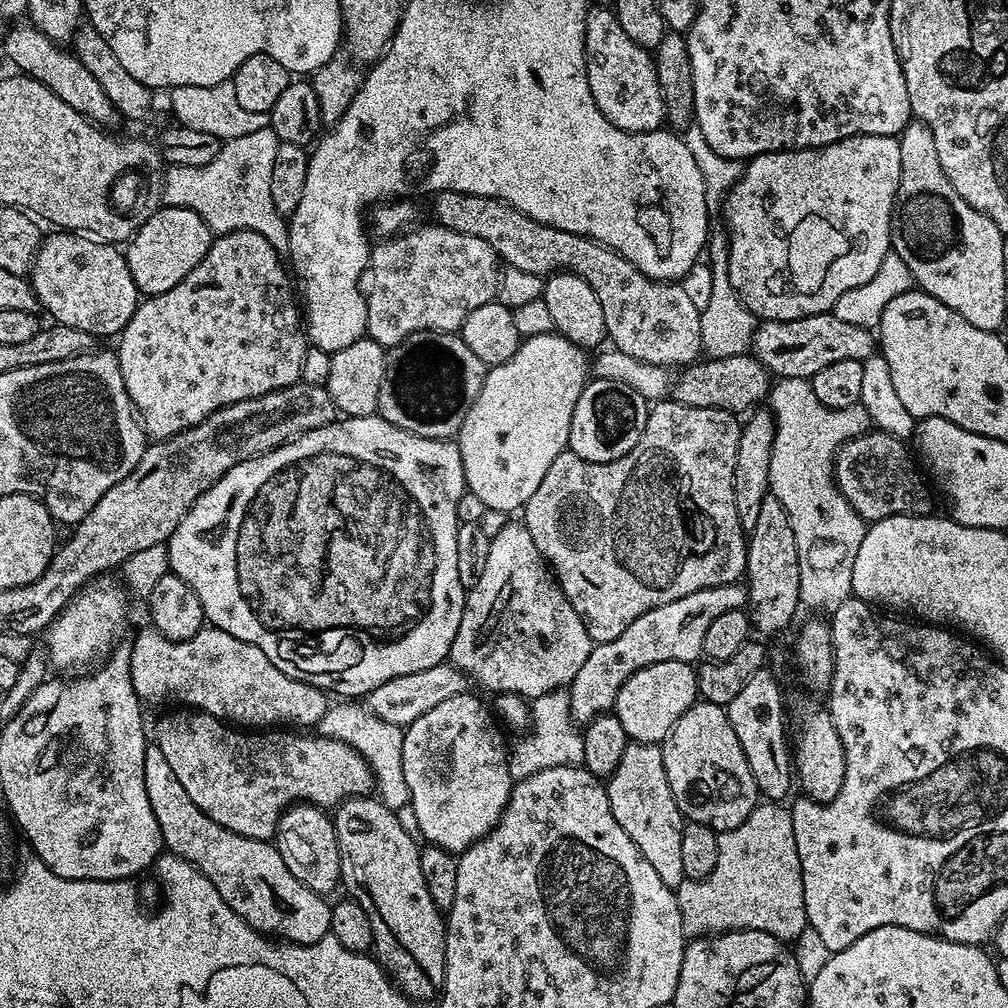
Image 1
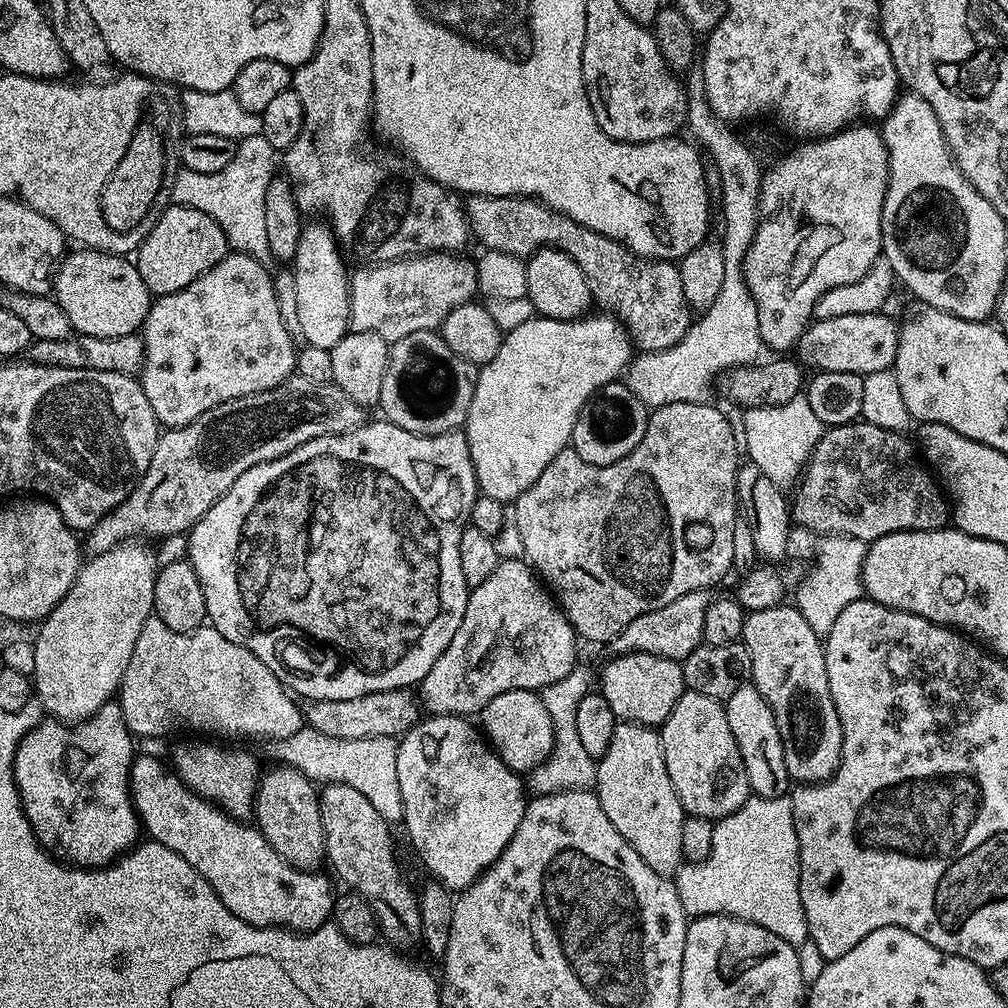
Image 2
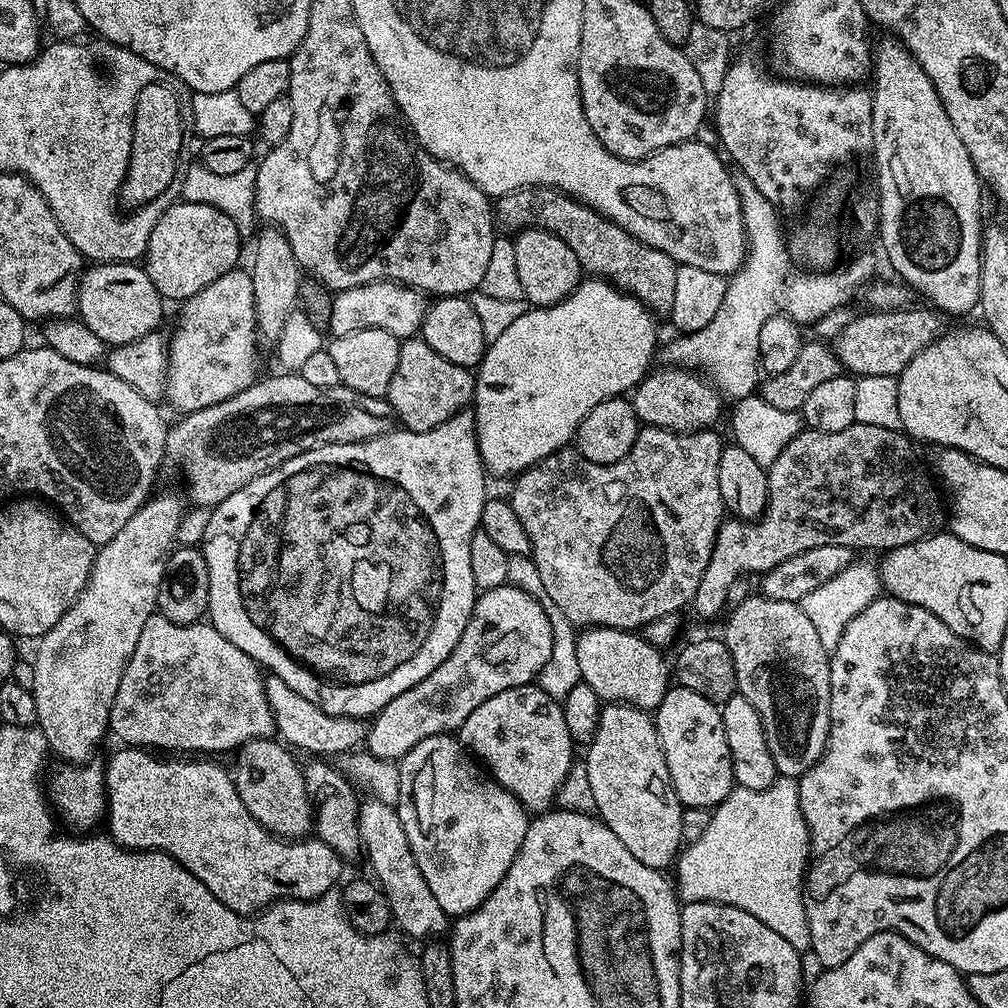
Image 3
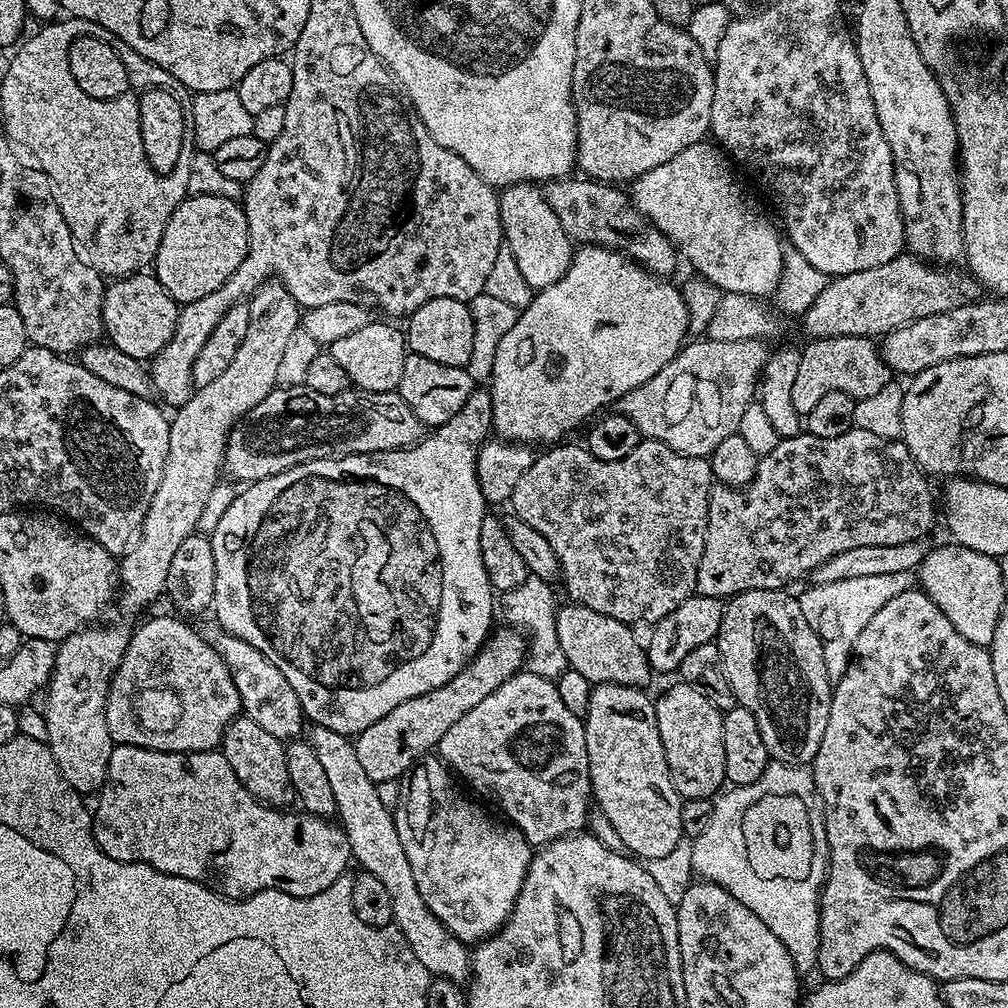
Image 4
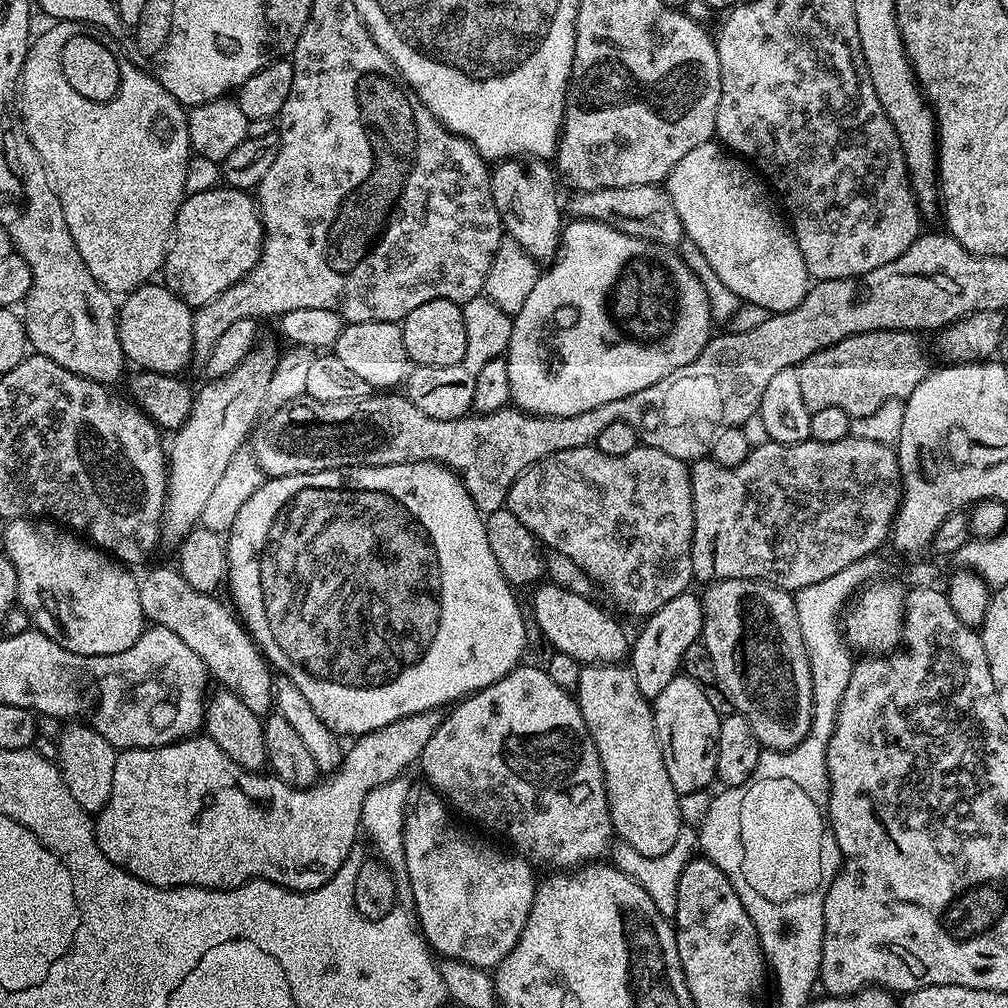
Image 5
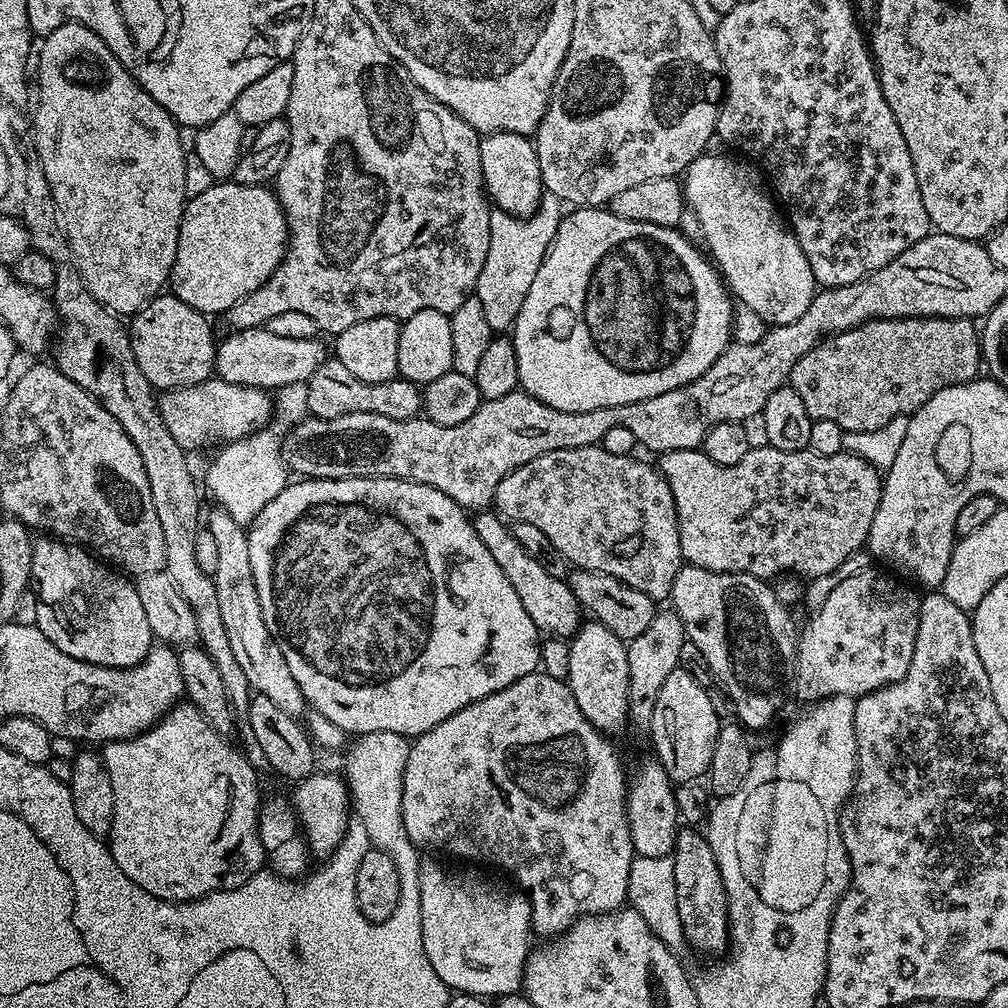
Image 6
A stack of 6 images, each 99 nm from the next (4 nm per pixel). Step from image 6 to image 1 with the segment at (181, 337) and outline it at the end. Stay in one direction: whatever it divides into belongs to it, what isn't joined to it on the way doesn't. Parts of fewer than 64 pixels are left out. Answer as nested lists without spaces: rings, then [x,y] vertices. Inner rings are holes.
[[[67,230],[53,233],[41,239],[30,273],[30,283],[41,309],[48,311],[51,319],[62,326],[86,330],[86,334],[97,338],[119,337],[142,299],[134,286],[134,278],[130,278],[124,252],[116,249],[119,247],[115,243],[87,234]]]

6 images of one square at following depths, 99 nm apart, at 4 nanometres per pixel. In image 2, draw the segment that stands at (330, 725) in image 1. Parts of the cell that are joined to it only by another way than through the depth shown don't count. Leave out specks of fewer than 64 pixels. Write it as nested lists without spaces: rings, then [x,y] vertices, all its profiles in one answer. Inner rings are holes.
[[[305,726],[297,734],[267,741],[261,748],[263,754],[272,760],[270,762],[296,768],[313,782],[352,786],[370,801],[384,820],[400,822],[404,819],[404,807],[398,783],[397,746],[397,739],[391,736],[340,740]]]

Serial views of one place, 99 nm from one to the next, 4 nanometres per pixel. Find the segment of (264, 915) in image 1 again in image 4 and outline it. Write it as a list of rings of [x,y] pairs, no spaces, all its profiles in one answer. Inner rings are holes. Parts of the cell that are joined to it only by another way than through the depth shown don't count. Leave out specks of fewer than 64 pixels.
[[[116,744],[110,754],[104,784],[95,800],[92,833],[110,859],[193,880],[229,900],[242,900],[262,890],[313,896],[345,875],[349,871],[348,864],[353,863],[350,842],[339,823],[311,816],[303,810],[288,812],[292,810],[281,810],[256,800],[254,794],[238,782],[238,774],[230,770],[230,762],[226,762],[220,750],[159,752],[153,748]]]

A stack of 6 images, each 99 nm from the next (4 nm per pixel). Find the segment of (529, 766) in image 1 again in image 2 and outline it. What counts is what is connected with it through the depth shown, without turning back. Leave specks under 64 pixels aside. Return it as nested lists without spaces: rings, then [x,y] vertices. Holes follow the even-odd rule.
[[[577,666],[570,670],[570,674],[566,674],[566,678],[558,678],[558,682],[539,689],[542,706],[546,706],[554,726],[554,746],[550,755],[535,770],[527,773],[526,788],[532,796],[554,794],[566,788],[595,789],[597,757],[586,754],[578,738],[578,725],[574,722],[574,718],[578,716],[578,702],[582,702],[582,698],[590,690],[591,684],[588,683],[591,680],[593,683],[594,676],[591,676],[583,666]]]

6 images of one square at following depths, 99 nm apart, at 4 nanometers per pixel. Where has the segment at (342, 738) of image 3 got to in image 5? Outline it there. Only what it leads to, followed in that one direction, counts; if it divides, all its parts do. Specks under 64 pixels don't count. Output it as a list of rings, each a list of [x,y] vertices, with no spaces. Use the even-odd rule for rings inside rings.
[[[175,567],[152,568],[140,580],[140,601],[145,621],[158,628],[174,630],[174,634],[178,634],[178,638],[182,638],[182,642],[202,658],[205,669],[211,675],[213,672],[223,687],[229,688],[250,711],[267,713],[274,704],[274,676],[268,673],[269,665],[237,613],[216,598],[194,590]]]

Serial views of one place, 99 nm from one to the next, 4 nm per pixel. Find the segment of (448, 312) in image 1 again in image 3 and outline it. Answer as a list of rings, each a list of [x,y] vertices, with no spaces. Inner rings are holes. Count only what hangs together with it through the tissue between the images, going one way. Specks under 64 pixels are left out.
[[[376,280],[373,284],[354,286],[350,290],[342,290],[331,297],[332,309],[326,321],[326,328],[332,336],[342,334],[354,334],[354,330],[366,330],[377,328],[386,330],[386,334],[394,334],[401,338],[412,338],[419,333],[420,324],[424,320],[424,314],[428,310],[429,301],[425,293],[415,289],[407,288],[405,284],[396,284],[392,280]]]

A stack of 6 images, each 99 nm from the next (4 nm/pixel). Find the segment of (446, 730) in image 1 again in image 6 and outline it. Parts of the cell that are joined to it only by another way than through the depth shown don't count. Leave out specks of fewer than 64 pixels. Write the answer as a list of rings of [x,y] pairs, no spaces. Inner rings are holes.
[[[428,859],[421,863],[414,887],[416,893],[422,894],[422,950],[426,950],[430,966],[434,966],[434,974],[438,974],[450,990],[481,998],[499,998],[521,991],[524,963],[530,951],[528,939],[534,936],[532,903],[523,891],[503,888],[498,881],[480,872],[455,872]]]

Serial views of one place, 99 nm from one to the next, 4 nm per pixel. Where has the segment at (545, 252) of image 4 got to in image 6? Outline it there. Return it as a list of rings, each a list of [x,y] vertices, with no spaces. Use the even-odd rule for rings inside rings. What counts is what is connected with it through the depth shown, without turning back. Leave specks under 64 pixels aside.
[[[489,132],[481,139],[480,157],[484,190],[493,205],[499,211],[511,216],[525,218],[536,213],[540,200],[546,194],[542,182],[542,170],[538,166],[538,154],[535,143],[529,137],[513,132]]]

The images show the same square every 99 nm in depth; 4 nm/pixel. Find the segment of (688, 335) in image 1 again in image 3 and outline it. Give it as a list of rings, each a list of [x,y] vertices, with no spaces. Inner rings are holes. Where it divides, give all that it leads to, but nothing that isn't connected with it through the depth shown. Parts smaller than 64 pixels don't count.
[[[516,188],[505,196],[497,196],[494,200],[494,219],[501,229],[512,234],[519,234],[526,228],[533,226],[553,232],[570,250],[574,250],[574,258],[578,258],[581,269],[589,277],[603,278],[615,288],[622,292],[627,292],[642,301],[653,314],[668,314],[674,306],[674,282],[677,281],[675,260],[670,258],[670,254],[662,254],[662,250],[654,250],[638,238],[634,238],[626,230],[622,230],[614,222],[610,222],[602,214],[598,214],[590,206],[586,206],[580,200],[575,200],[573,196],[568,196],[564,192],[559,192],[557,188]]]

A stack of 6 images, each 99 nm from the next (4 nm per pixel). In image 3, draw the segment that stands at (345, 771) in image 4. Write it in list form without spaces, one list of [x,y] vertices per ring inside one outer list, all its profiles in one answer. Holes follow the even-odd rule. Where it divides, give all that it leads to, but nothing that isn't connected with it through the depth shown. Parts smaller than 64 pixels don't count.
[[[368,798],[361,803],[357,812],[359,836],[364,847],[365,857],[368,856],[373,877],[386,894],[390,902],[393,923],[412,938],[428,940],[438,938],[449,931],[450,918],[442,910],[430,886],[414,859],[413,851],[402,829],[401,819],[393,805]]]

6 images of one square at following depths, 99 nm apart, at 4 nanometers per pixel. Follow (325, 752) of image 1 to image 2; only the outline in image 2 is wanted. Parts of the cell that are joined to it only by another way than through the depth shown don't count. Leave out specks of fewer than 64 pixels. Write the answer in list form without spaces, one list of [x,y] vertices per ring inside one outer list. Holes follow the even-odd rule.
[[[200,738],[197,744],[180,744],[172,752],[172,764],[177,776],[189,792],[204,800],[210,801],[221,808],[228,816],[244,822],[253,815],[256,802],[256,786],[260,782],[262,767],[248,752],[243,752],[243,747],[223,748],[223,743],[207,744],[207,739]]]

